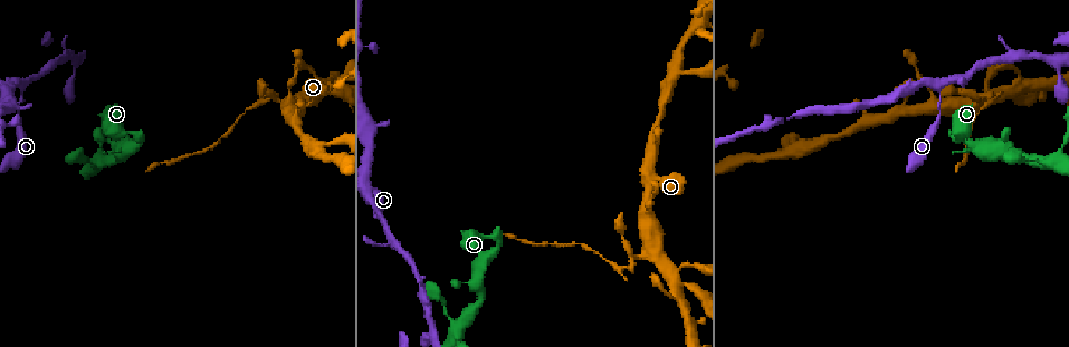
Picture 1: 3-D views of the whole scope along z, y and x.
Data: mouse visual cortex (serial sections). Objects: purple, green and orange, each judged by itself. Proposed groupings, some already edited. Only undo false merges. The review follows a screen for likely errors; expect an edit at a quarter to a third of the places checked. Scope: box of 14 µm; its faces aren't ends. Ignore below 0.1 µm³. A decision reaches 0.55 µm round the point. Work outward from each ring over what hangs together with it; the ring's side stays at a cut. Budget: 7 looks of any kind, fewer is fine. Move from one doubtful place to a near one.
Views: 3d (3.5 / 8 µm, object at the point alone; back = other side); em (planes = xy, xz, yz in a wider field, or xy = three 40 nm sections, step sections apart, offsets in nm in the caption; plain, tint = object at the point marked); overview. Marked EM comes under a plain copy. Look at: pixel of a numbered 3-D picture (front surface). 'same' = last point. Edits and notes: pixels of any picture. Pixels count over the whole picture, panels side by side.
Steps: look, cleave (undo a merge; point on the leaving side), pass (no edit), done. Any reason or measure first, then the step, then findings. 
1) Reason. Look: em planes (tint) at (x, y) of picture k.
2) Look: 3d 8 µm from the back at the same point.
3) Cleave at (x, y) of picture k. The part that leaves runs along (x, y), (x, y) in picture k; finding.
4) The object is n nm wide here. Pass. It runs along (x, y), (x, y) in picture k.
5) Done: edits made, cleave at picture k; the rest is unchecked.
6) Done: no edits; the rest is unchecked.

Two arms in line, one across. Look: 3d 3.5 µm from the back at (901, 111) of picture 1.

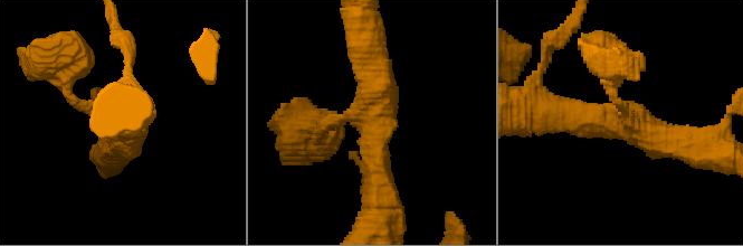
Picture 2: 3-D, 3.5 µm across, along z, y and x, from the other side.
Look: em planes (tint) at (625, 121) of picture 2.

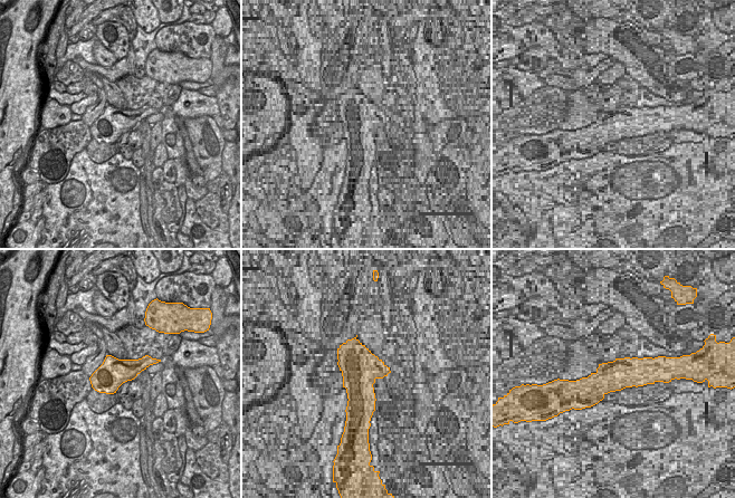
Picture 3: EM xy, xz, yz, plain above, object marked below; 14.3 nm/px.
Look: em xy step 5 (tint) at the same point.

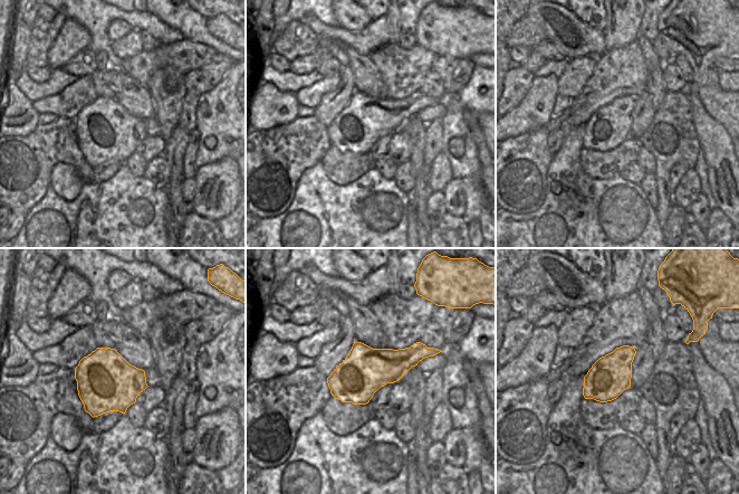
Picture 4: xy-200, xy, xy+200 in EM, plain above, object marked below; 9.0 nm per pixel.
The object is 420 nm wide here. Pass. It runs along (316, 132), (369, 117), (379, 183) in picture 2; all the same cell.

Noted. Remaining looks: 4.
Arms part here. Look: 3d 3.5 µm at (976, 104) of picture 1.

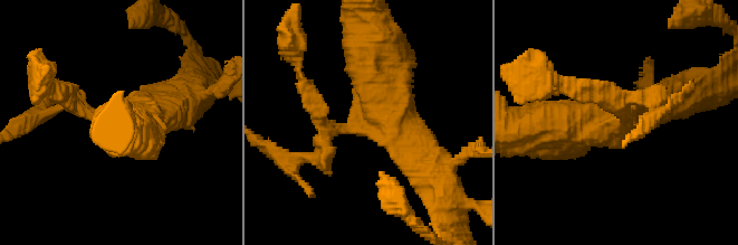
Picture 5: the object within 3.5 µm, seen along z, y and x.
3 arms meet here; the arms are 200, 450, 600 nm wide. Look: em xy step 2 (tint) at (614, 126) of picture 5.

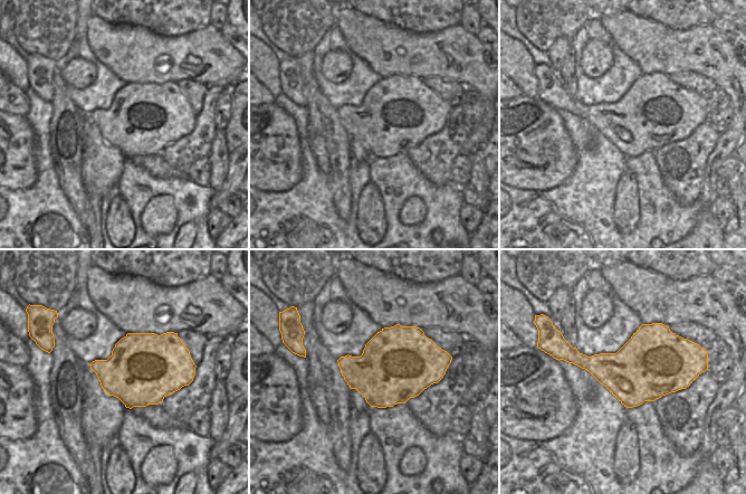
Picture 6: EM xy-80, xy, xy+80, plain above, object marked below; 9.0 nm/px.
The object is 650 nm wide here. Cleave at (317, 159) of picture 5. A border runs along (576, 352), (580, 366) in picture 6; two cells meet here.

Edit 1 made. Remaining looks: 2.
Abrupt turn. Look: 3d 3.5 µm at (938, 89) of picture 1.

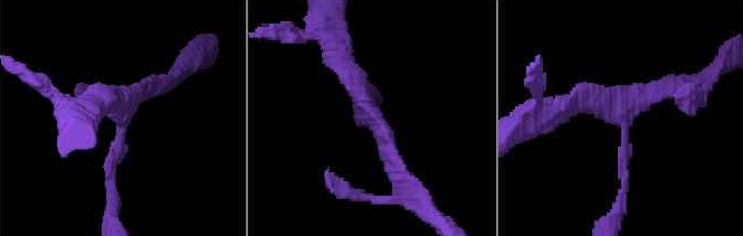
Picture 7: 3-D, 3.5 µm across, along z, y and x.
Shape alone is not enough. Look: em xy step 2 (tint) at (624, 120) of picture 7.

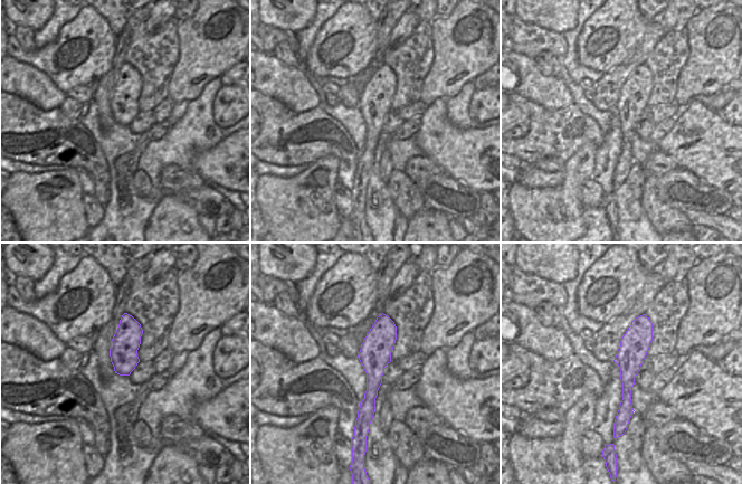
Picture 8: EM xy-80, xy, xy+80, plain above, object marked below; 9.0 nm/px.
Pass. It runs along (622, 190), (622, 119), (562, 104) in picture 7; all the same cell.

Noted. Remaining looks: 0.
Done: edits made, cleave at picture 5; the rest is unchecked.

